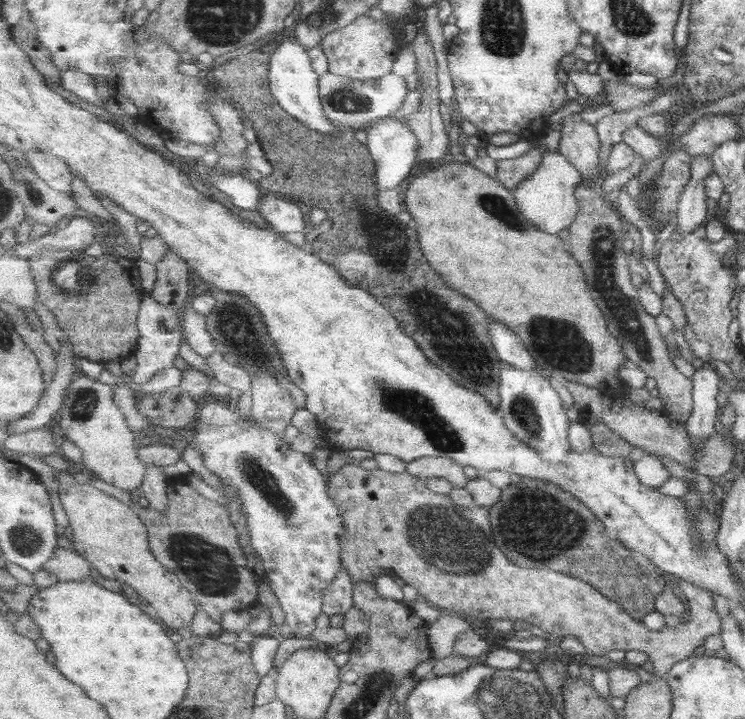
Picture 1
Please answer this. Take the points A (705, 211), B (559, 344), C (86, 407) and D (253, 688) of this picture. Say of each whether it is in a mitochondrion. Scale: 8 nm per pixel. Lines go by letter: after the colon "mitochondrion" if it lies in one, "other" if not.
A: other
B: mitochondrion
C: mitochondrion
D: other

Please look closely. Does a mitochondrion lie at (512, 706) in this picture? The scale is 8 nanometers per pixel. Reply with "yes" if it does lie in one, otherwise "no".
yes

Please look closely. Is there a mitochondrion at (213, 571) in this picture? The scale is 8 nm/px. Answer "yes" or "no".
yes

